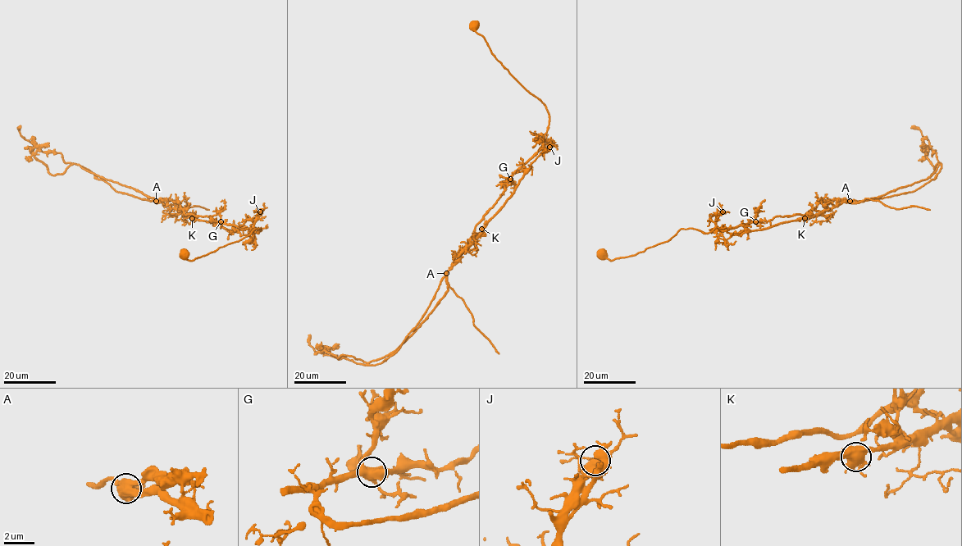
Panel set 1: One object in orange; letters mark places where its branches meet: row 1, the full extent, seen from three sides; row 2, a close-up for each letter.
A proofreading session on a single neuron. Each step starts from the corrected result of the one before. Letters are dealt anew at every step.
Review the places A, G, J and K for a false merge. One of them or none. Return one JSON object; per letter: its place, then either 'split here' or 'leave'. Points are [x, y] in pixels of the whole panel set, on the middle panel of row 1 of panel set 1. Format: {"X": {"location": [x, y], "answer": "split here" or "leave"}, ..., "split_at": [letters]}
{"A": {"location": [446, 273], "answer": "split here"}, "G": {"location": [510, 179], "answer": "leave"}, "J": {"location": [549, 147], "answer": "leave"}, "K": {"location": [481, 229], "answer": "leave"}, "split_at": ["A"]}

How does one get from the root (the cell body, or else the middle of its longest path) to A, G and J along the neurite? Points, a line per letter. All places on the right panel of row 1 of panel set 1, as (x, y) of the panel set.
A: (806, 212), (813, 209), (823, 211), (850, 202)
G: (806, 212), (755, 221)
J: (806, 212), (776, 216), (768, 221), (753, 221), (721, 229), (716, 220), (722, 211)

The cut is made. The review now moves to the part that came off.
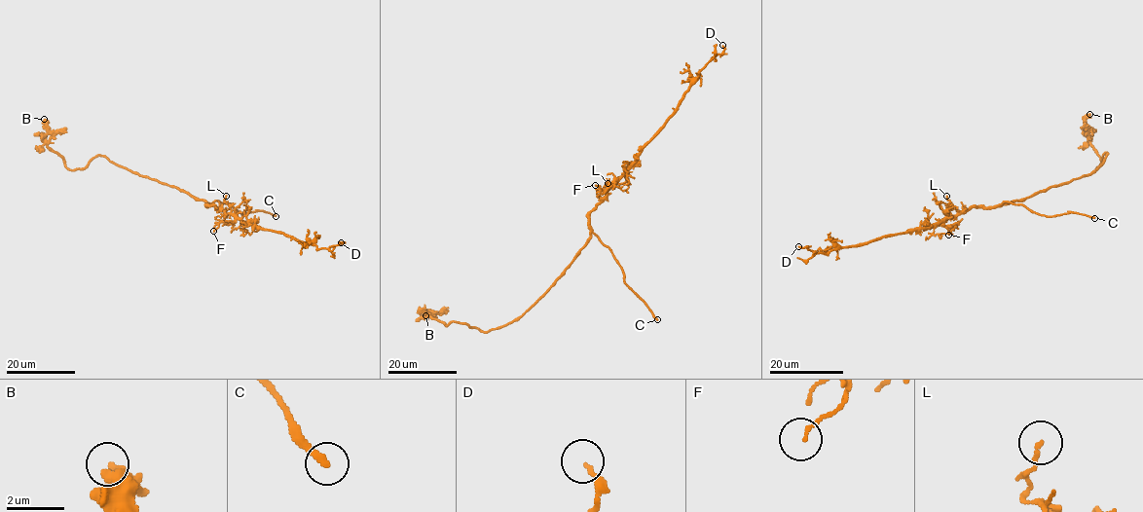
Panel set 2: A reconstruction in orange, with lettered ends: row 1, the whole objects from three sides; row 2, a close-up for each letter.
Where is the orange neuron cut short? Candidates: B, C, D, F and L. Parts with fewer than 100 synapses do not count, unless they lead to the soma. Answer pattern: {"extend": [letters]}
{"extend": ["C"]}

